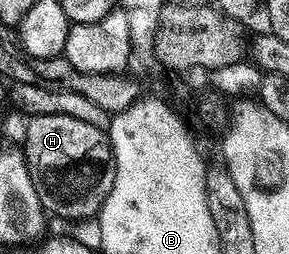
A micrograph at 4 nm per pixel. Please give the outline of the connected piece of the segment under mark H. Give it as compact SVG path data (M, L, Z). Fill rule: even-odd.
M71 115L29 116L28 126L24 129L24 145L22 152L28 170L32 176L34 187L38 191L40 206L45 214L61 217L64 221L88 221L99 214L102 203L106 203L106 195L110 195L112 184L116 178L116 164L112 158L112 143L103 128L96 126L95 120L85 121Z

